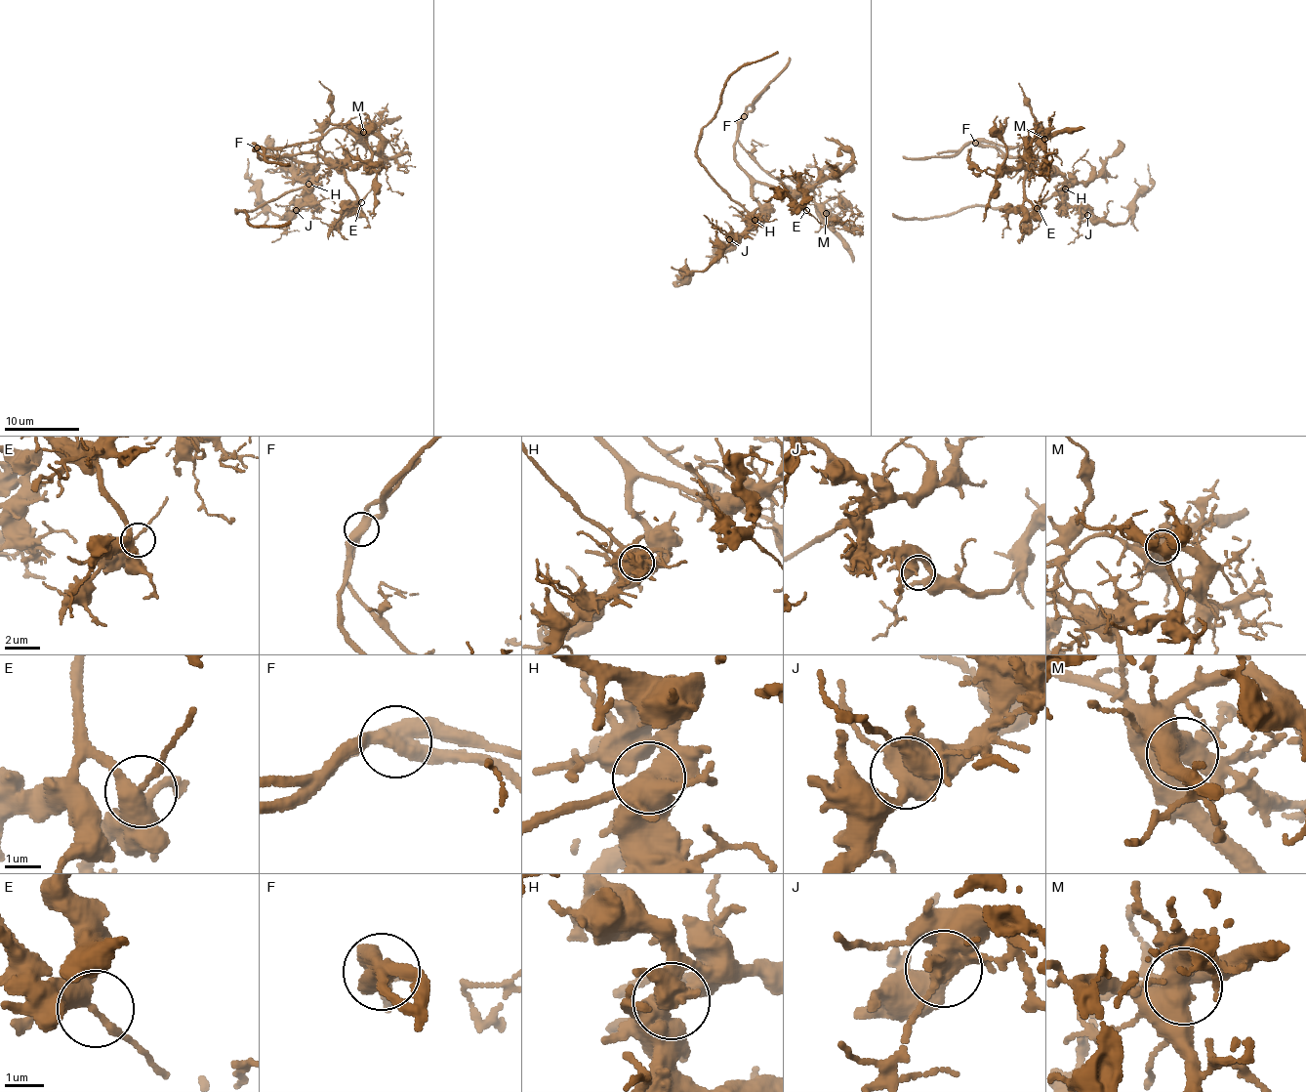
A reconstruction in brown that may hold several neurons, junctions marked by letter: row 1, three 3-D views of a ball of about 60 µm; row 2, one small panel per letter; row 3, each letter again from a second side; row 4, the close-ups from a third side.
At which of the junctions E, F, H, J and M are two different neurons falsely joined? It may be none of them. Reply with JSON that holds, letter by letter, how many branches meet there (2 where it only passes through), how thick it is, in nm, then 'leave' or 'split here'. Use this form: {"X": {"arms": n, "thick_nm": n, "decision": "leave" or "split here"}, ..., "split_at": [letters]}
{"E": {"arms": 3, "thick_nm": 320, "decision": "leave"}, "F": {"arms": 3, "thick_nm": 460, "decision": "split here"}, "H": {"arms": 4, "thick_nm": 500, "decision": "split here"}, "J": {"arms": 5, "thick_nm": 440, "decision": "leave"}, "M": {"arms": 3, "thick_nm": 500, "decision": "leave"}, "split_at": ["F", "H"]}

